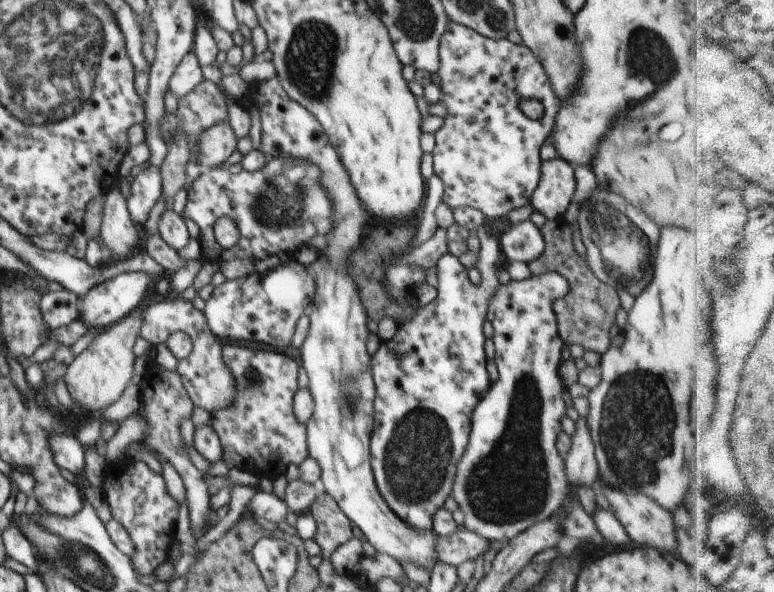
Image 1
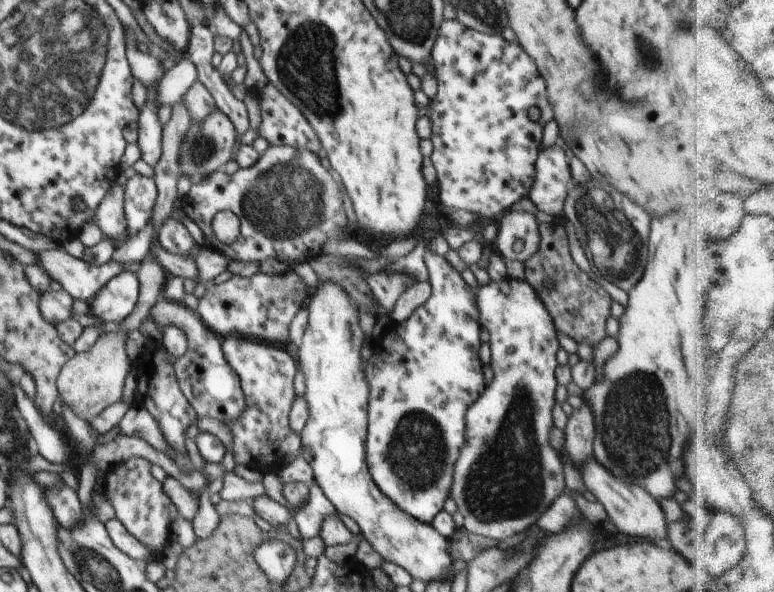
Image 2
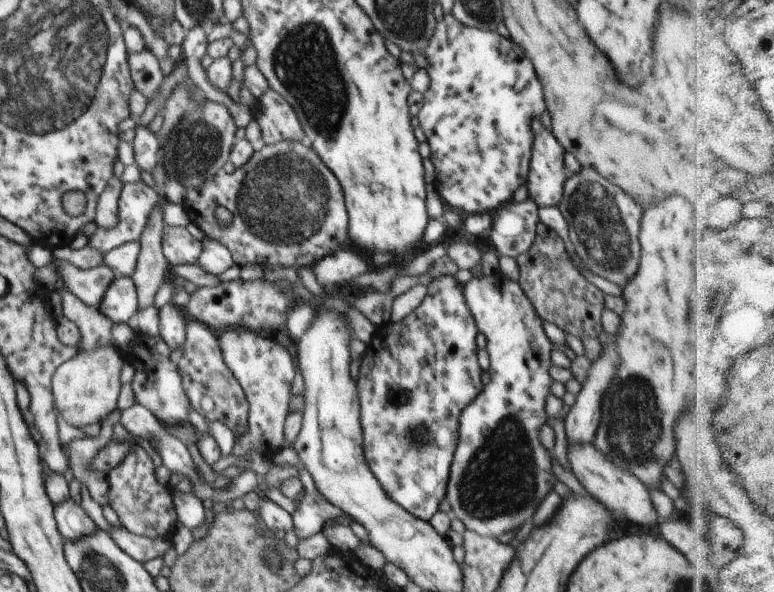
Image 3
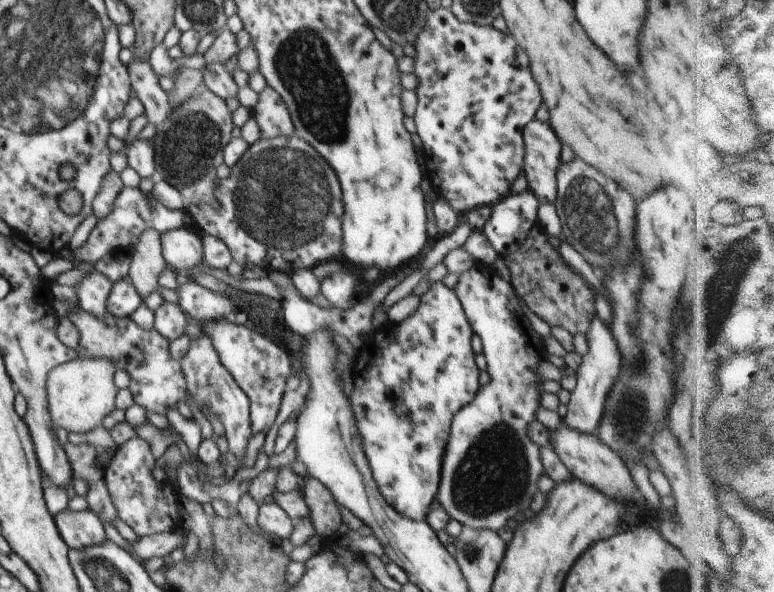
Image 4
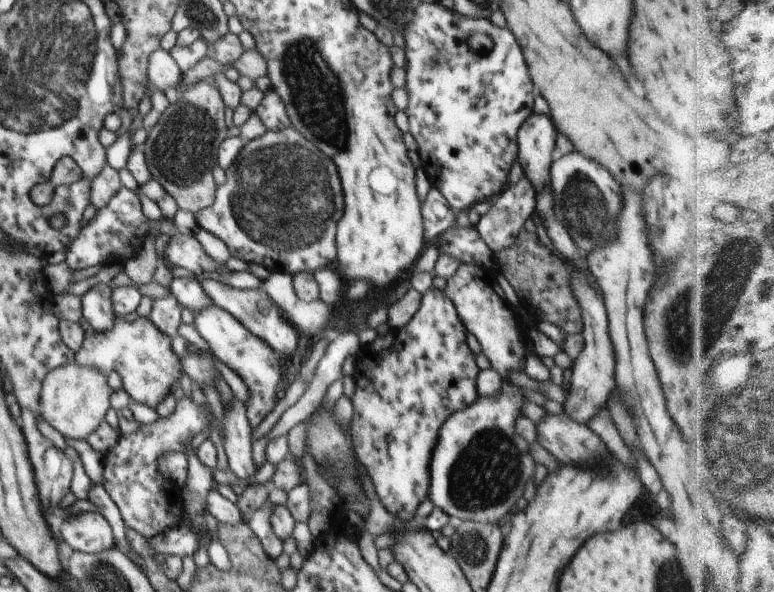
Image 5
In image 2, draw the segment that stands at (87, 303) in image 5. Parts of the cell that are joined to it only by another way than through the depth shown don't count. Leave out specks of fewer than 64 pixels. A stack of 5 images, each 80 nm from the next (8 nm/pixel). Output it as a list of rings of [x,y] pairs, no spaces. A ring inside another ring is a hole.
[[[64,248],[36,253],[36,262],[50,278],[60,282],[67,293],[86,302],[90,302],[109,280],[124,272],[123,266],[114,260],[95,266]]]

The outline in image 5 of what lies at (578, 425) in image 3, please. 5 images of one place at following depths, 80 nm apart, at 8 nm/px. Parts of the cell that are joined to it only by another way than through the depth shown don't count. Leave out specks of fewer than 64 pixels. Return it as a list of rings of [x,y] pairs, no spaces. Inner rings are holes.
[[[574,272],[570,274],[571,281],[569,284],[582,309],[584,328],[581,335],[585,341],[584,348],[573,360],[574,364],[570,368],[572,376],[563,408],[574,422],[588,424],[596,416],[596,412],[606,406],[613,390],[618,387],[615,381],[615,352],[610,340],[605,304],[580,274]]]

